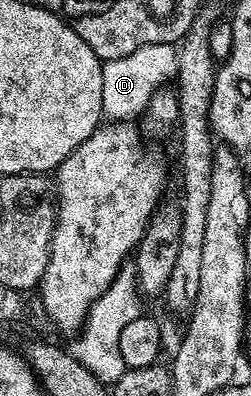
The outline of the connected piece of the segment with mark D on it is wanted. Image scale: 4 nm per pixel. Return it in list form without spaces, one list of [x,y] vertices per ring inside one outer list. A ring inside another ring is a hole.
[[[170,43],[142,45],[121,59],[107,60],[102,66],[103,118],[108,121],[132,121],[148,110],[152,96],[177,78],[179,57]]]

